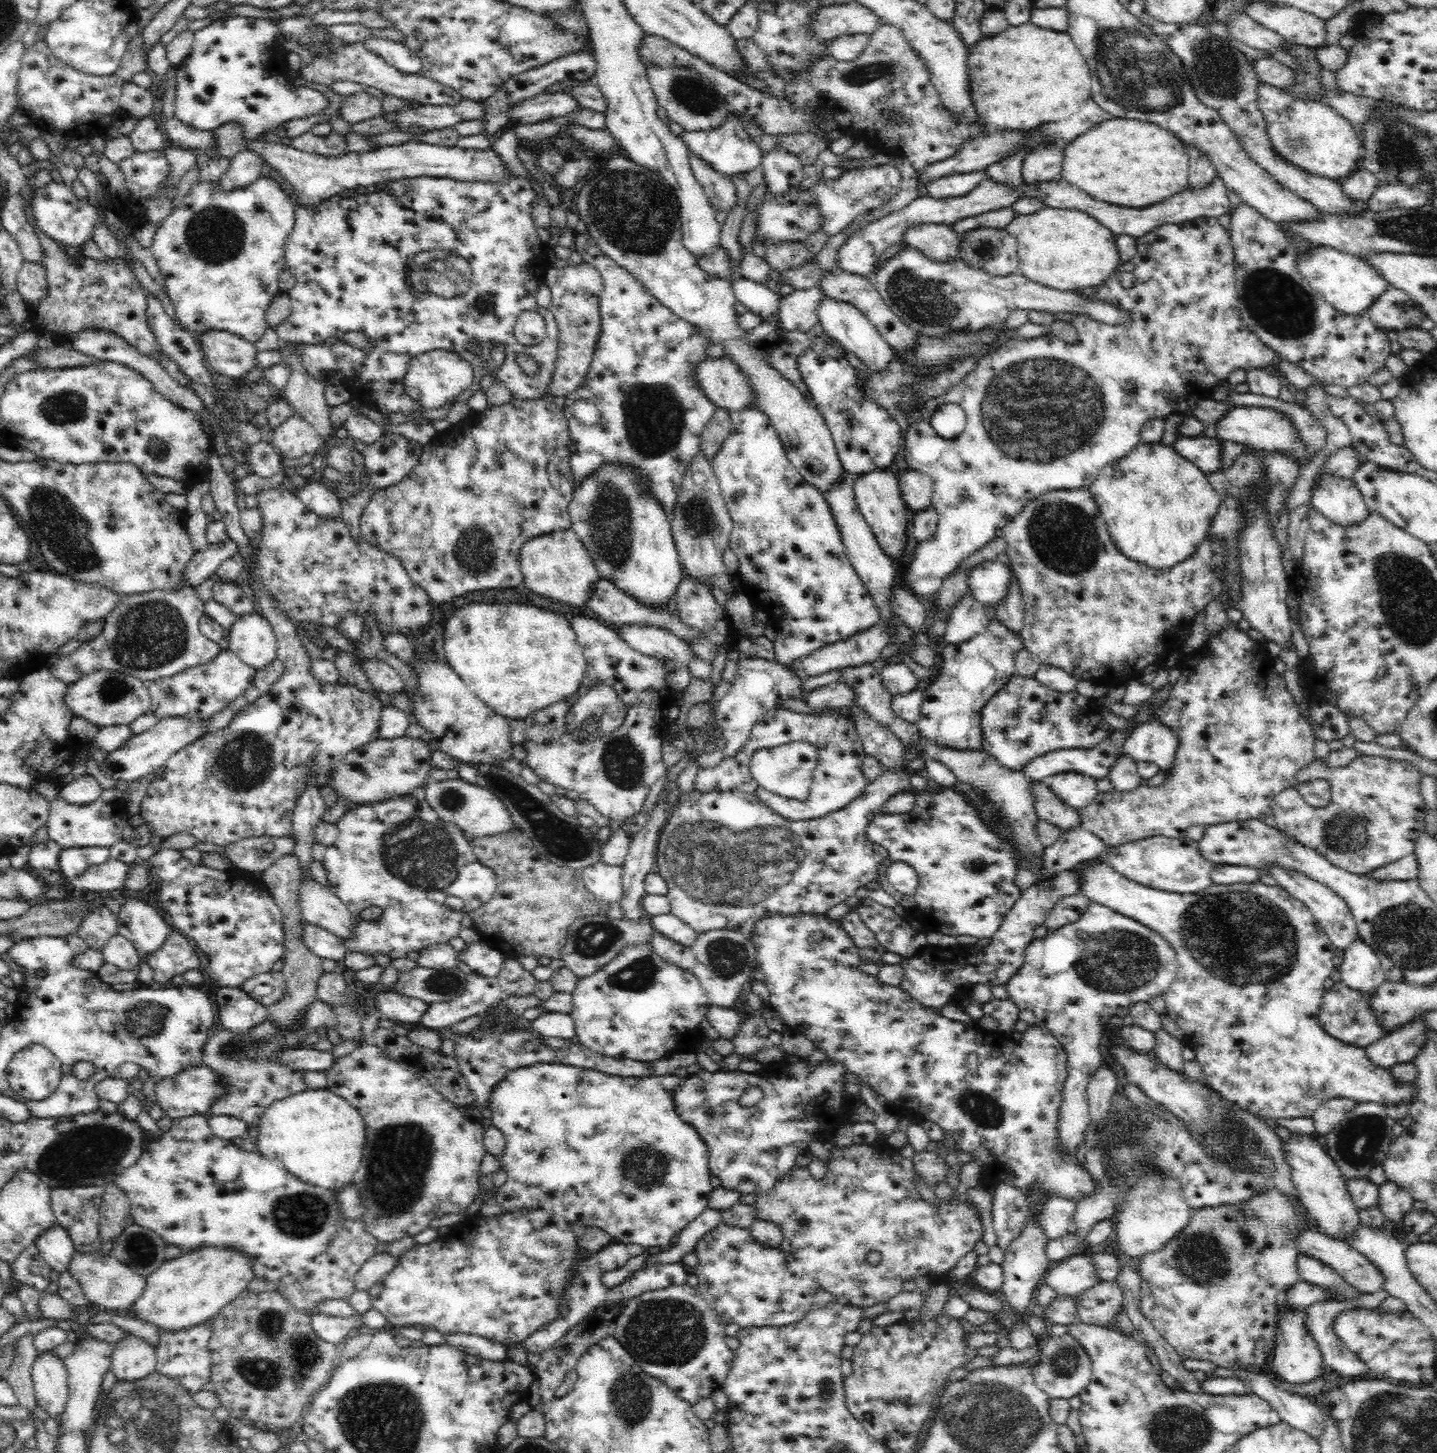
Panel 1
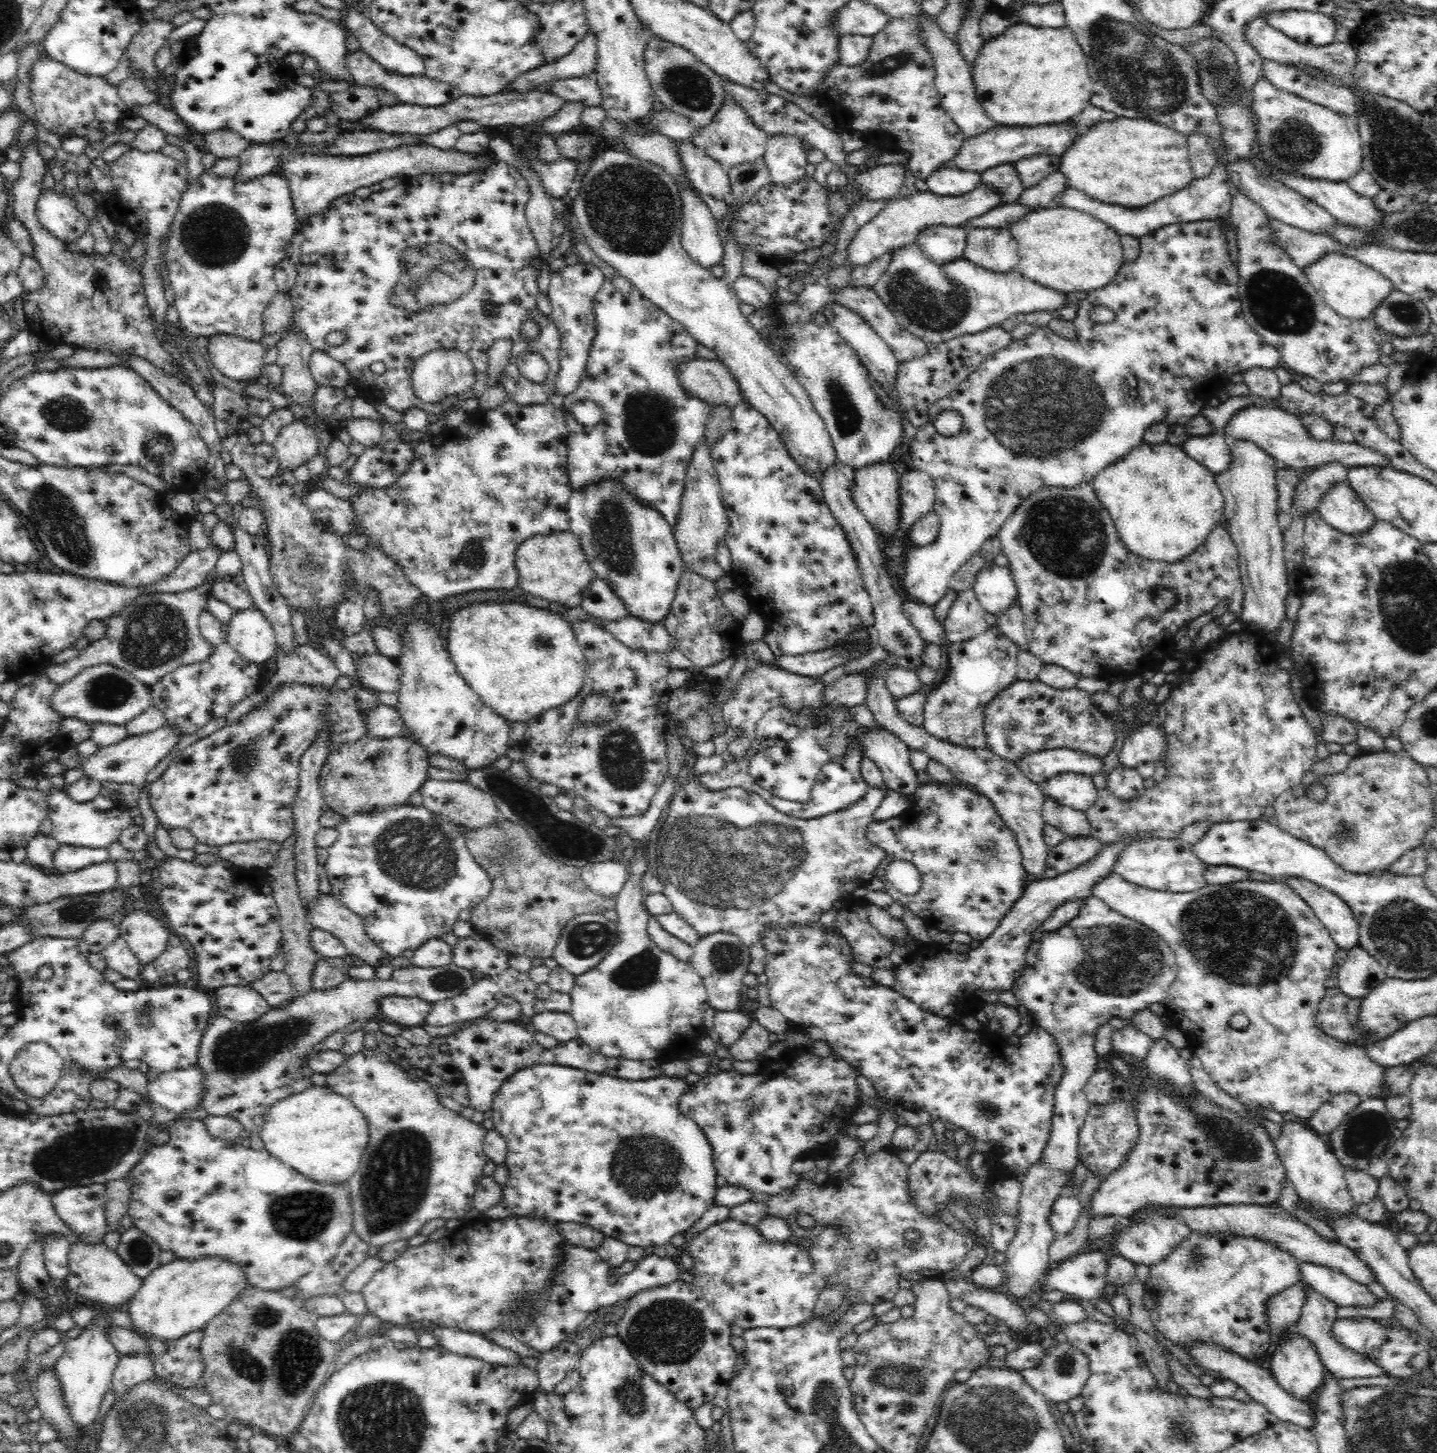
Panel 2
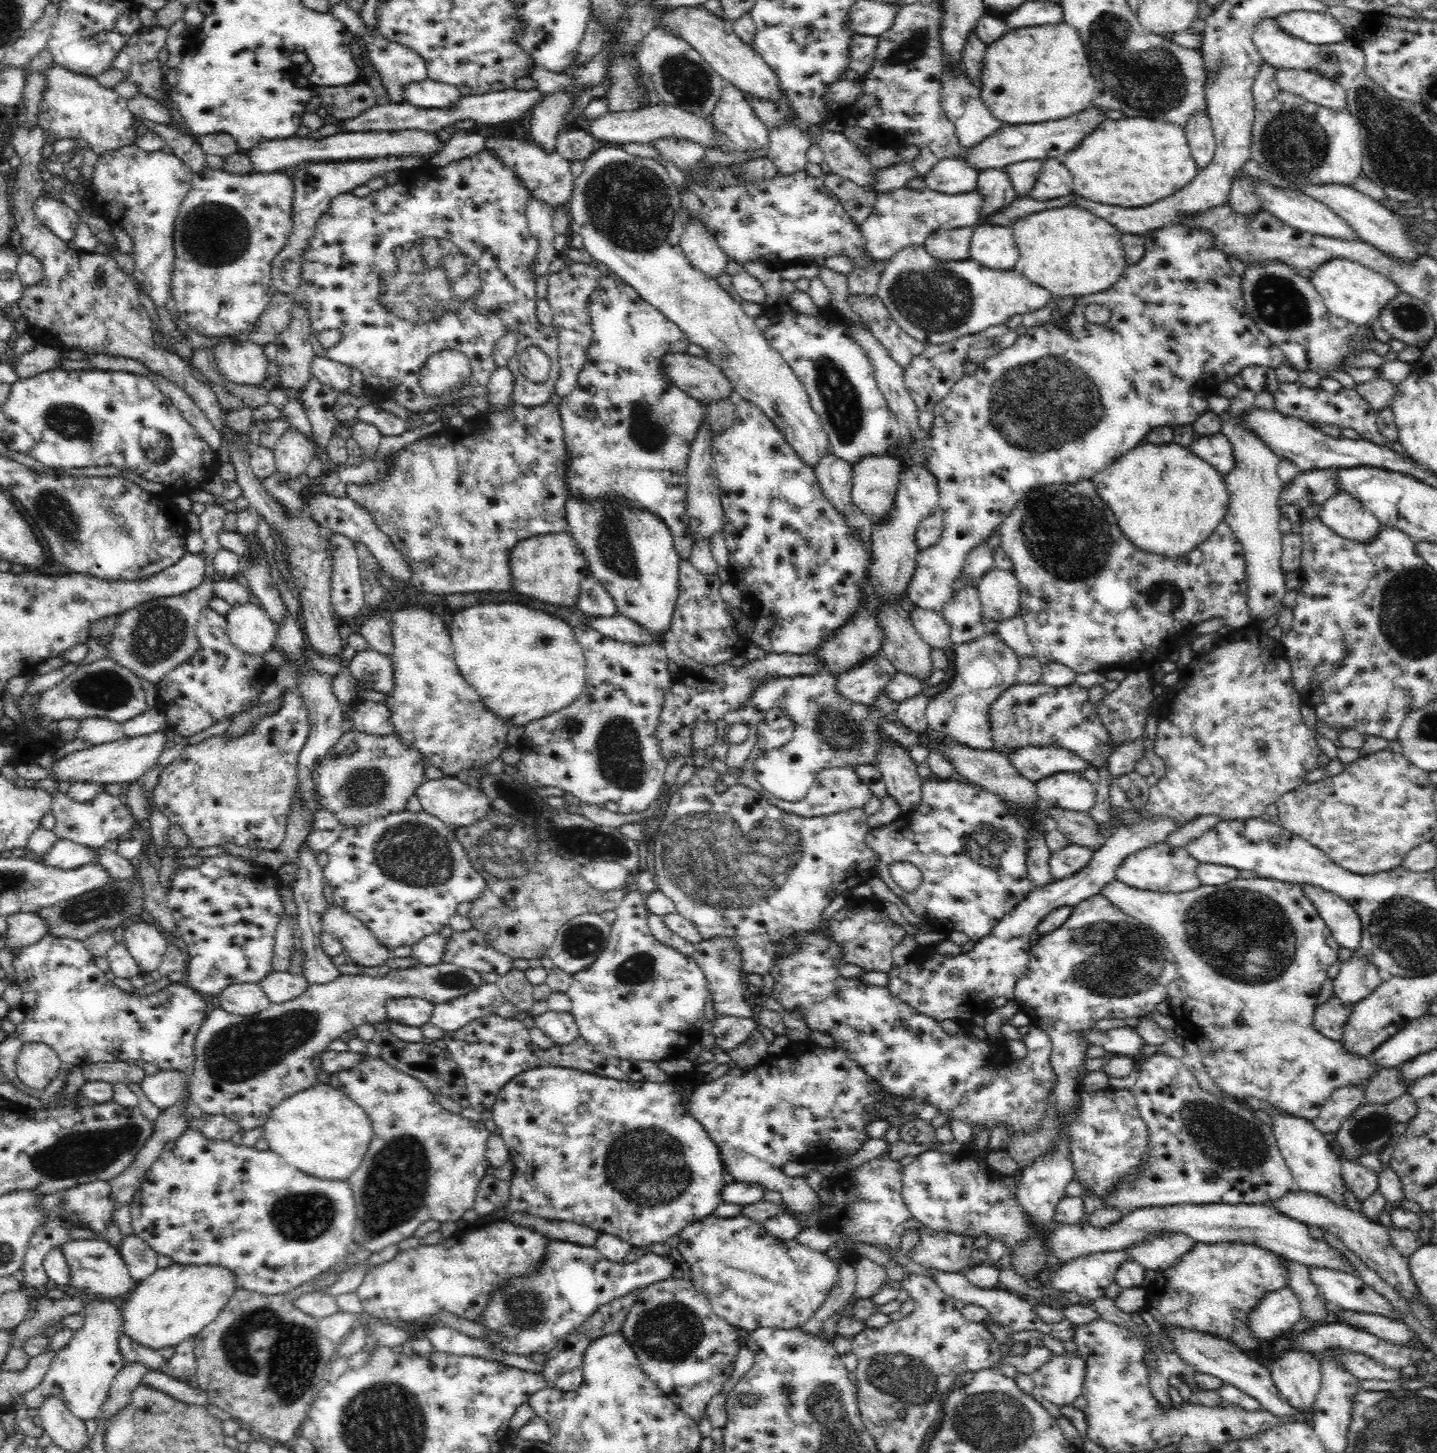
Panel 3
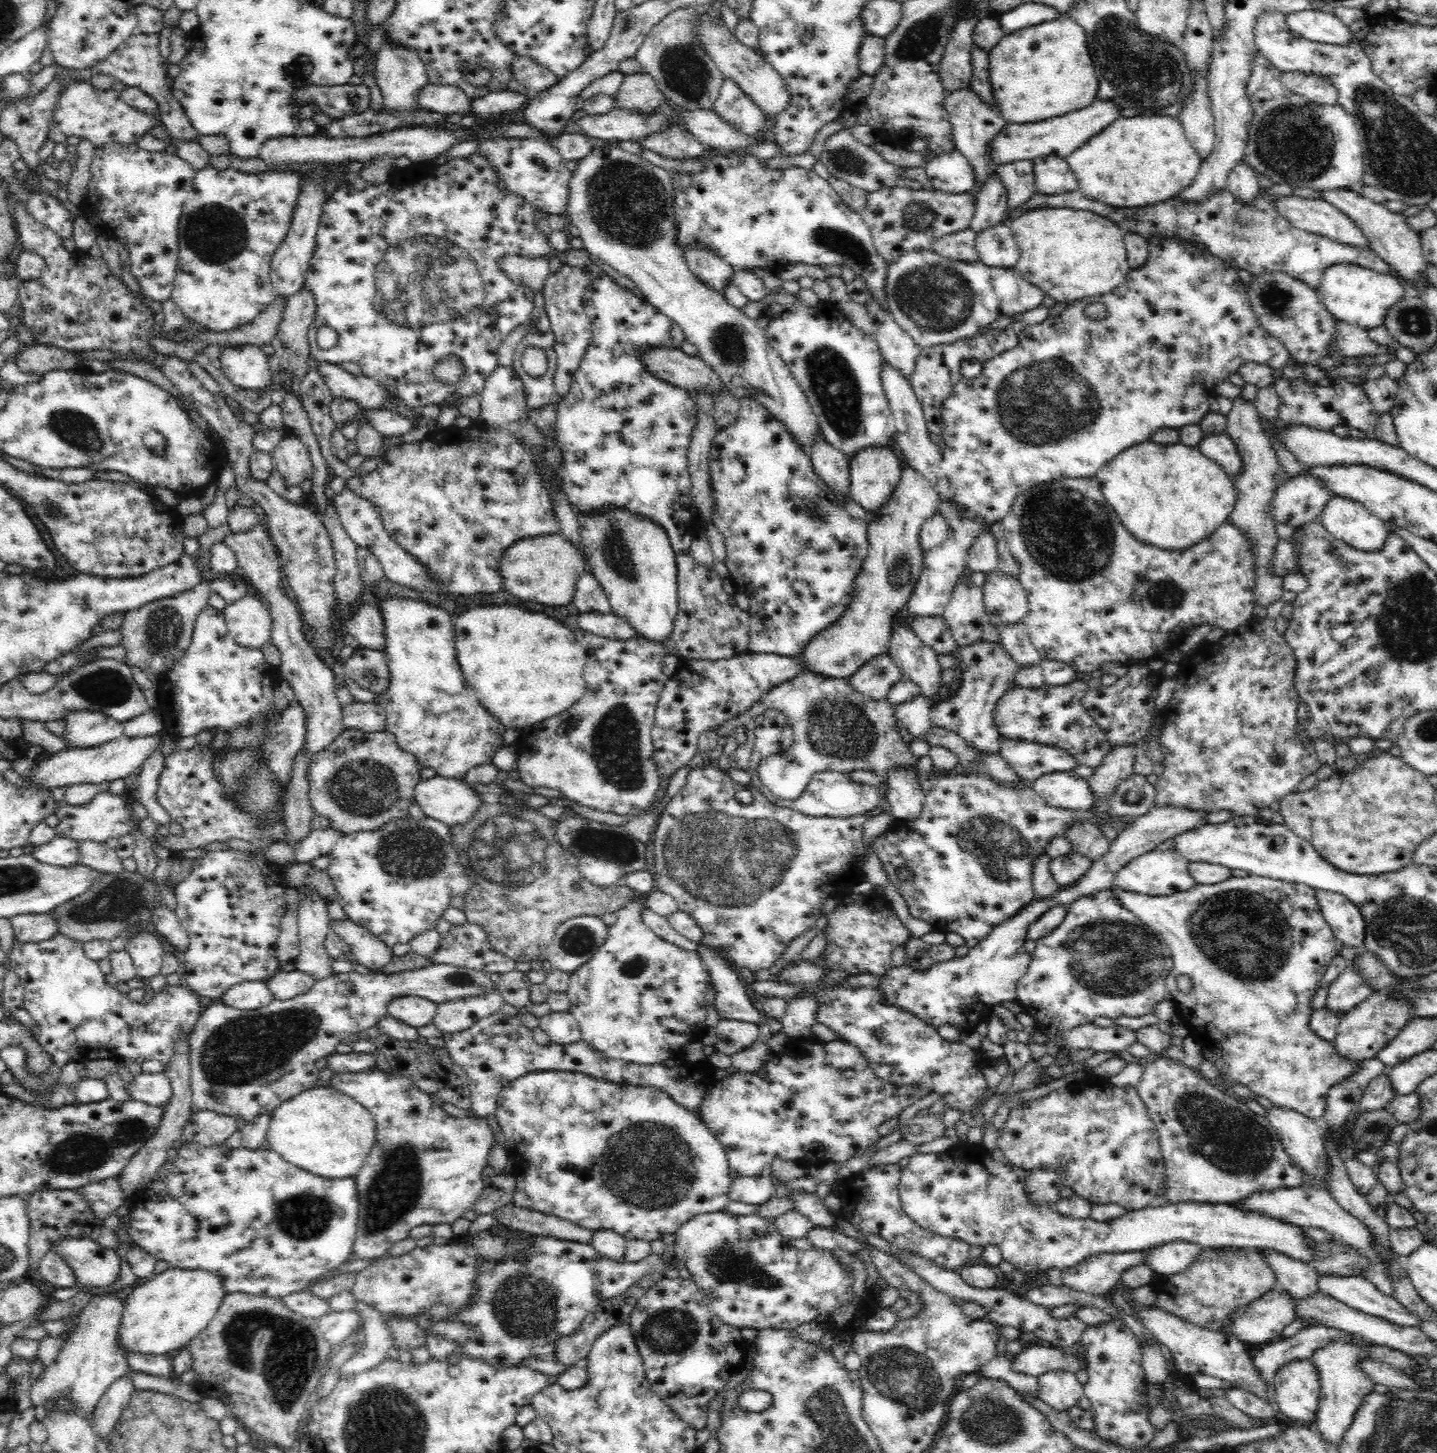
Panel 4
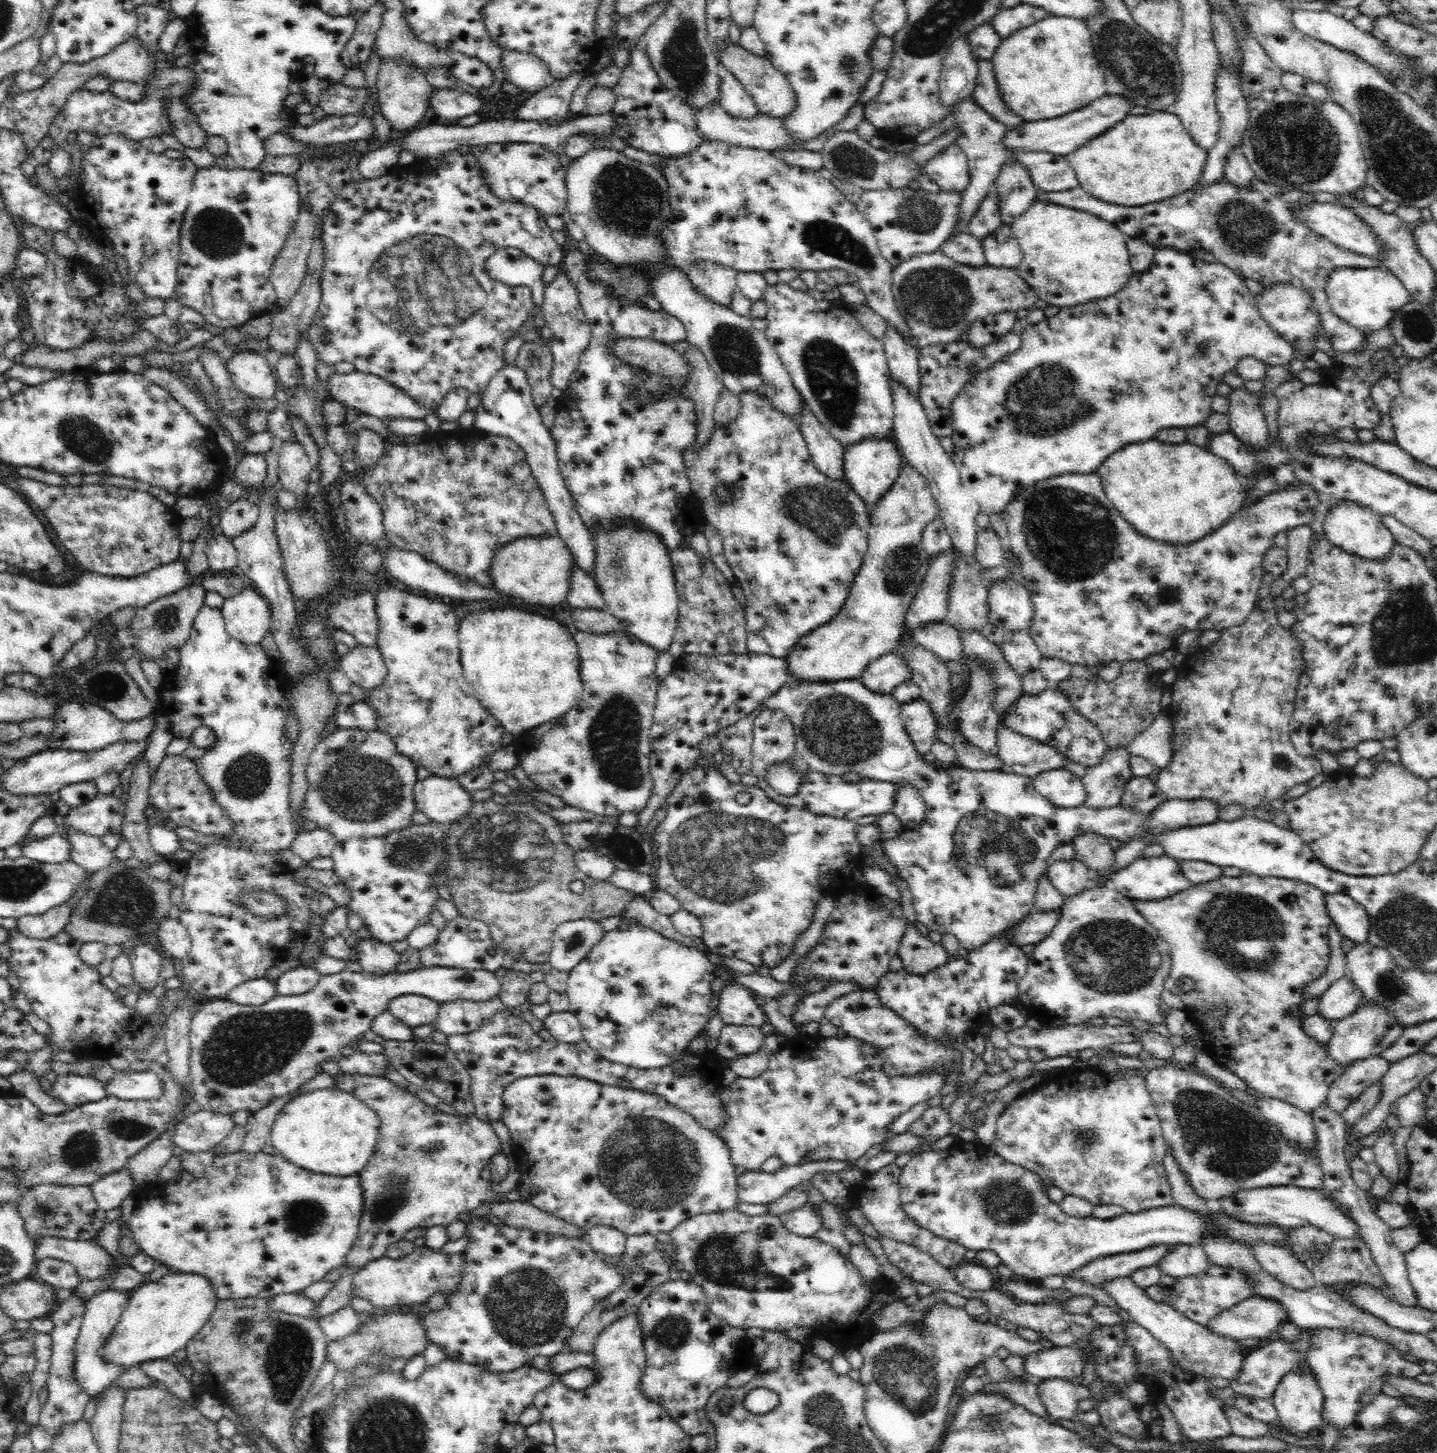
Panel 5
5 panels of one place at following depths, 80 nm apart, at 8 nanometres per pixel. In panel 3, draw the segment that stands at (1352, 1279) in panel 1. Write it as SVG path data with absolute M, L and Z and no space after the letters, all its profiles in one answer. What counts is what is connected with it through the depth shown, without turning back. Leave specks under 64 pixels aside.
M1272 1203L1264 1204L1183 1204L1176 1206L1146 1207L1134 1209L1109 1226L1107 1229L1094 1228L1088 1224L1085 1227L1076 1225L1055 1225L1047 1238L1049 1252L1060 1258L1063 1264L1094 1252L1122 1251L1126 1246L1138 1244L1140 1240L1148 1238L1150 1234L1160 1232L1184 1232L1195 1242L1216 1244L1224 1240L1235 1240L1244 1244L1256 1243L1258 1246L1275 1252L1288 1261L1303 1265L1329 1268L1335 1271L1359 1273L1355 1265L1326 1243L1324 1239L1316 1239L1310 1235L1310 1226L1278 1212Z

